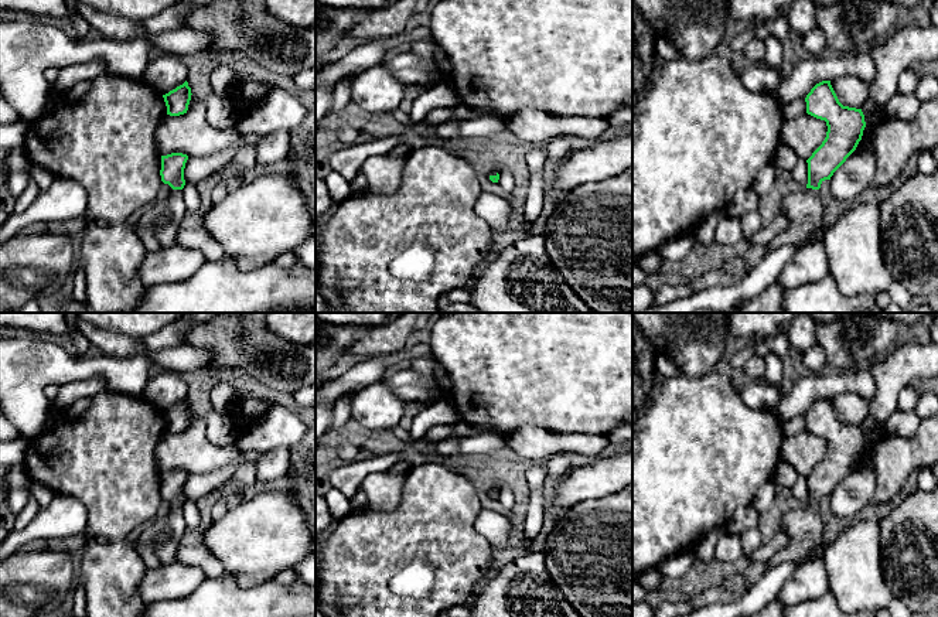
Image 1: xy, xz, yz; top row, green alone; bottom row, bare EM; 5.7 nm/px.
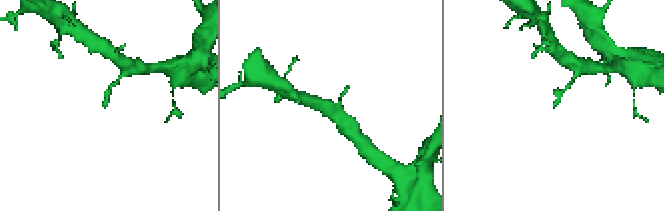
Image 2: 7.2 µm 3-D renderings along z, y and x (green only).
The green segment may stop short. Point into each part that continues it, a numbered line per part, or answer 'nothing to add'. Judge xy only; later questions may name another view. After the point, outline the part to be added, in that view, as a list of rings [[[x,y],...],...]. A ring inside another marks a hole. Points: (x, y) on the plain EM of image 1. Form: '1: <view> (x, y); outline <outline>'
1: xy (163, 535); outline [[[173,507],[166,517],[149,521],[139,542],[153,550],[163,563],[175,560],[181,538],[187,531],[183,507]]]

